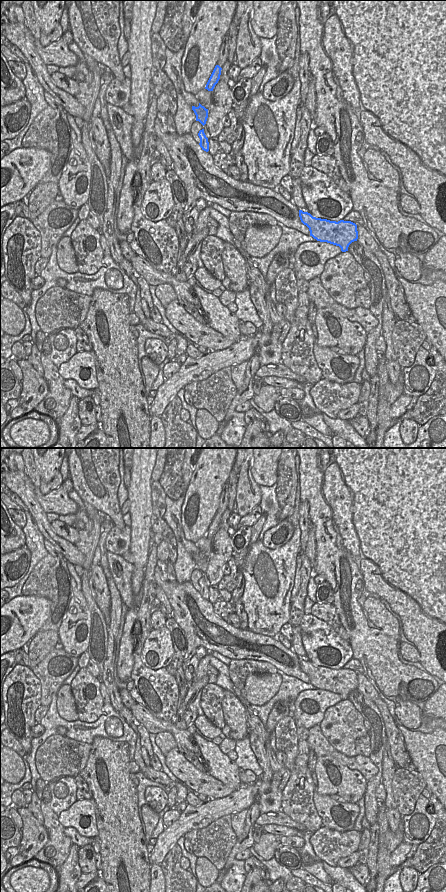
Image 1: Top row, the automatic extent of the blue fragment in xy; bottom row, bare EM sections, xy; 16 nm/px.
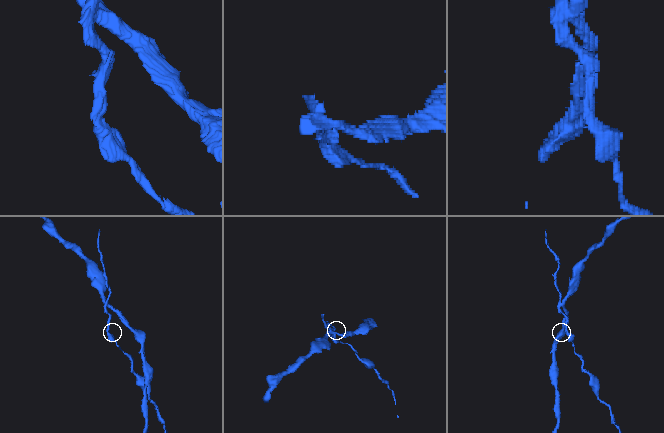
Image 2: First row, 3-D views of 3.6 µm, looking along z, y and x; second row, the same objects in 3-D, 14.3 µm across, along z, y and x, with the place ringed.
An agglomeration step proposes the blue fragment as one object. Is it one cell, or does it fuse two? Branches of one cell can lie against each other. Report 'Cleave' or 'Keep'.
Cleave.

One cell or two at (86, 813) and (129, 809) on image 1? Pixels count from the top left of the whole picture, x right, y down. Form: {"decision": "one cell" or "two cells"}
{"decision": "two cells"}

